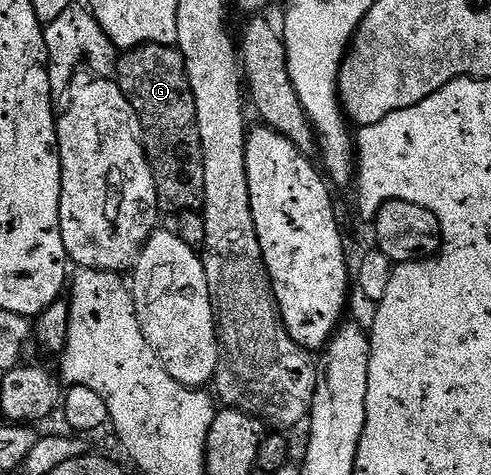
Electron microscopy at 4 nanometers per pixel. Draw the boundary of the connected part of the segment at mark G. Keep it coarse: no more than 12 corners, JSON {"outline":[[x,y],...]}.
{"outline":[[178,47],[114,74],[143,126],[164,212],[198,212],[205,161]]}

